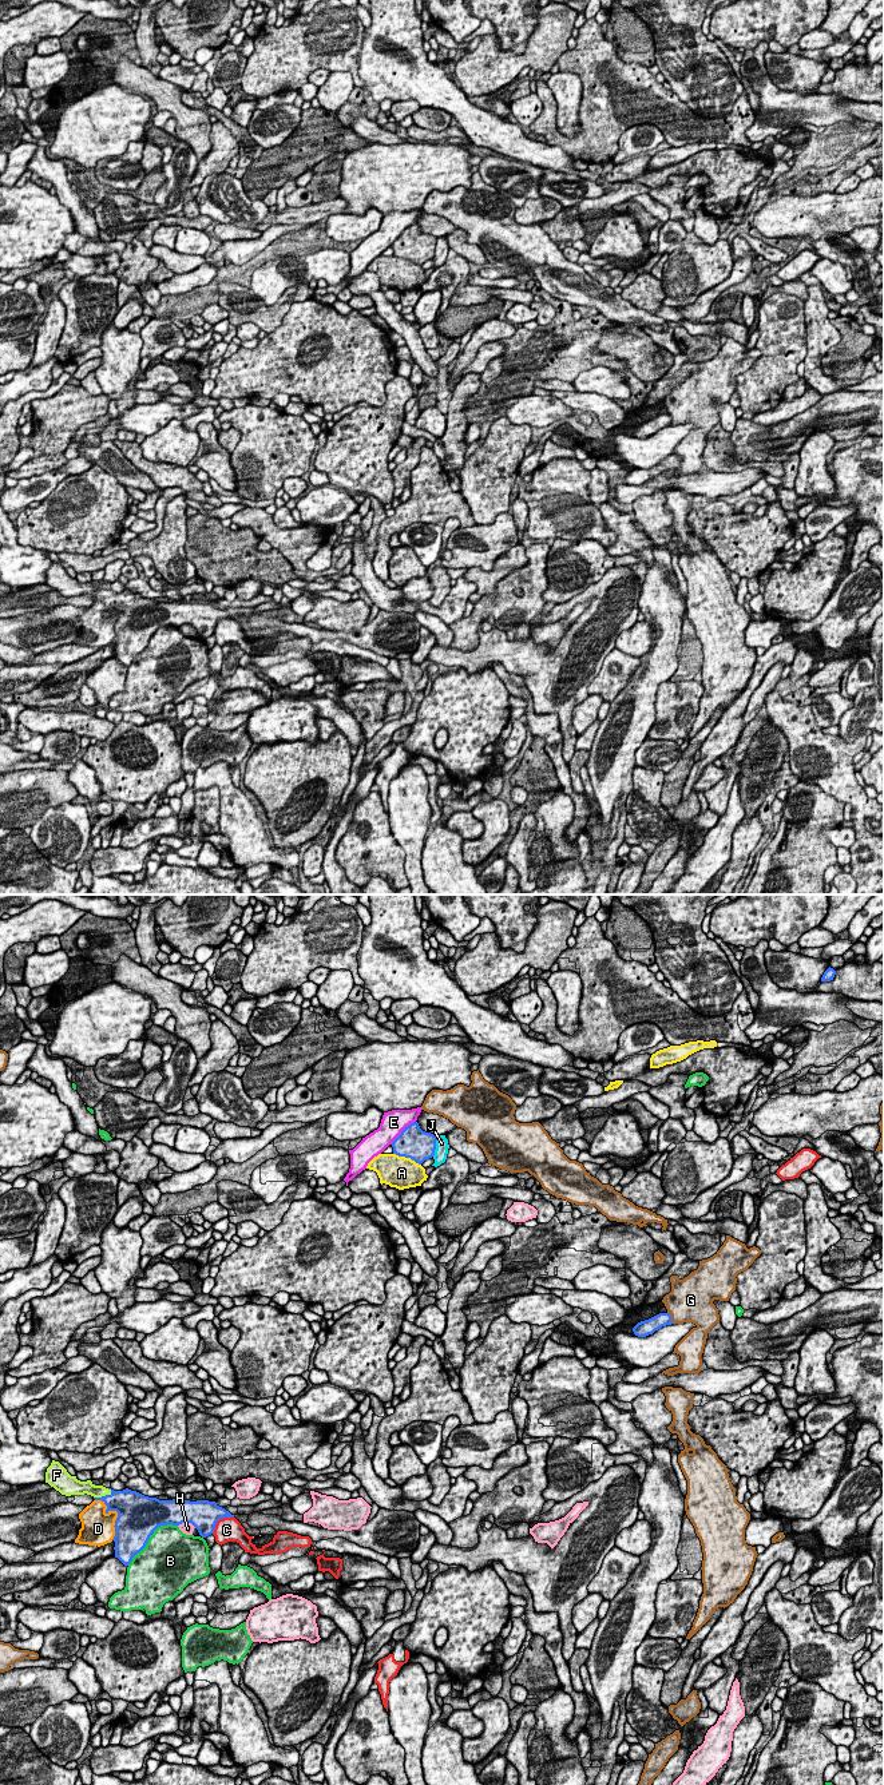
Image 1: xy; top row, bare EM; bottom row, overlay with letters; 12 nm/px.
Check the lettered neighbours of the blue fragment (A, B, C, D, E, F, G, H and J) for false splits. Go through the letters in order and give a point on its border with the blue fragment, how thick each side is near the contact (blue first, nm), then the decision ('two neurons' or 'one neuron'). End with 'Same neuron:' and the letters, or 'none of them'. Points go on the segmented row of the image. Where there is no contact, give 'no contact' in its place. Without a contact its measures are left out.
A: xy (407, 1157) | 380/380 nm | two neurons
B: xy (150, 1535) | 480/480 nm | two neurons
C: xy (219, 1518) | 360/280 nm | two neurons
D: xy (118, 1515) | 500/320 nm | two neurons
E: xy (401, 1131) | 380/300 nm | two neurons
F: xy (103, 1496) | 280/160 nm | one neuron
G: xy (670, 1317) | 170/460 nm | two neurons
H: xy (187, 1522) | 360/140 nm | two neurons
J: xy (435, 1146) | 380/160 nm | two neurons
Same neuron: F

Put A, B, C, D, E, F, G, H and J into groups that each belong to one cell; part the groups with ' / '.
A / B / C / D / E / F / G / H / J

